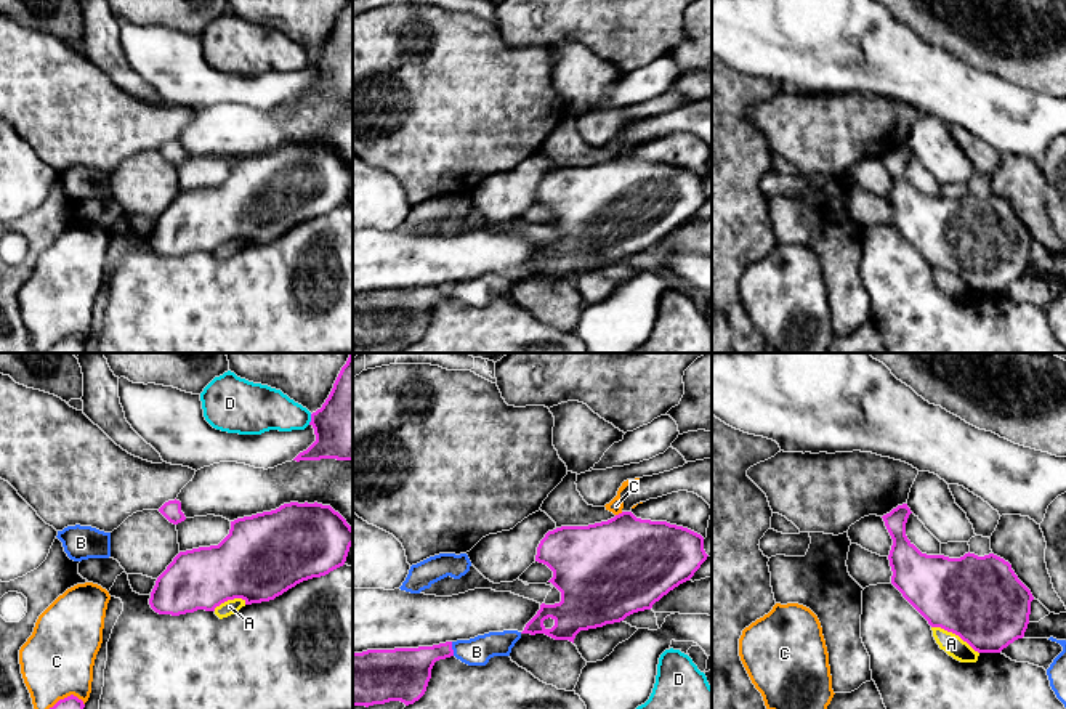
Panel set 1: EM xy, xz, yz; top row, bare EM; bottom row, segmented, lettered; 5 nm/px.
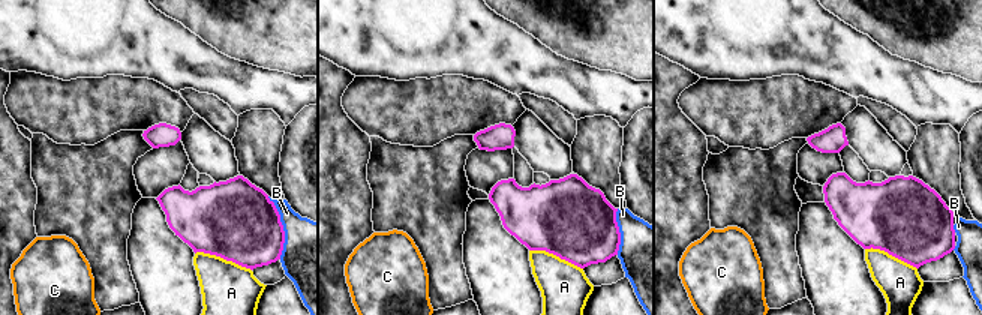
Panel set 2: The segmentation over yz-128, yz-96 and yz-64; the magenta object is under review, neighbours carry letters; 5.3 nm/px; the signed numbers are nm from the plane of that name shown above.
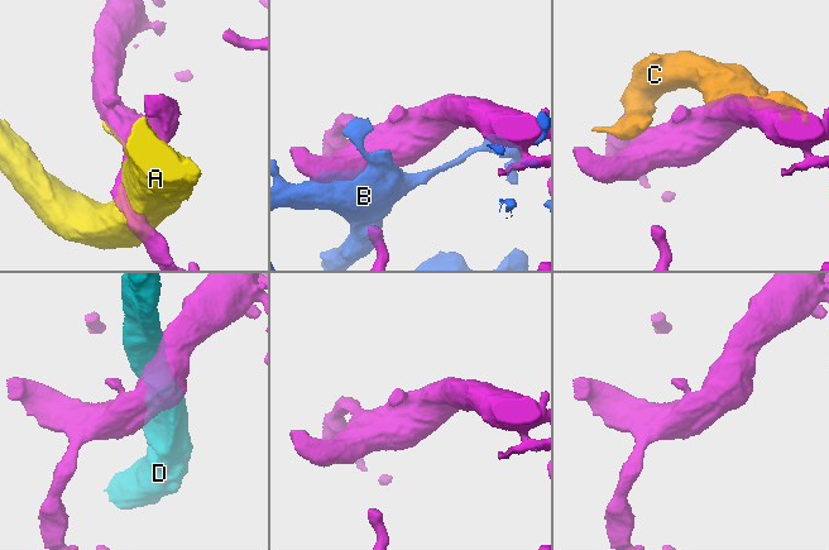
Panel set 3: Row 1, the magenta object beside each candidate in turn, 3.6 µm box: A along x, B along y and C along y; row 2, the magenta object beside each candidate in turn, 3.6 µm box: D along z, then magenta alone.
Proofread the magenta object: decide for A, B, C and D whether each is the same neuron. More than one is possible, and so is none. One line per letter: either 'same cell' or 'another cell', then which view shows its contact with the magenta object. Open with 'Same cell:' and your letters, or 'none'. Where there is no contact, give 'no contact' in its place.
Same cell: none
A: another cell; meets magenta in yz
B: another cell; meets magenta in xz
C: another cell; meets magenta in xy
D: another cell; meets magenta in xy

